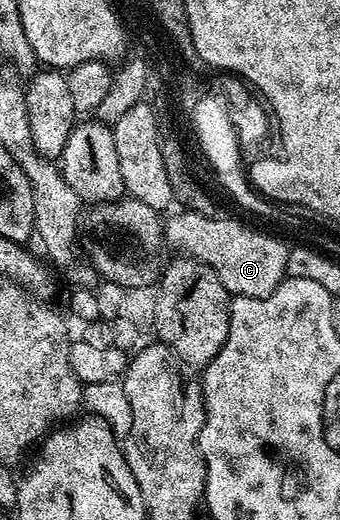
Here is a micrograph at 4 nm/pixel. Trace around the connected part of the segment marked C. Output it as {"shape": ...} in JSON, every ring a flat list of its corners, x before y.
{"shape":[[185,209,177,212,164,223,164,243,181,247,187,258,210,265,233,296,266,297,286,278,289,244,236,219,211,219,211,214]]}

